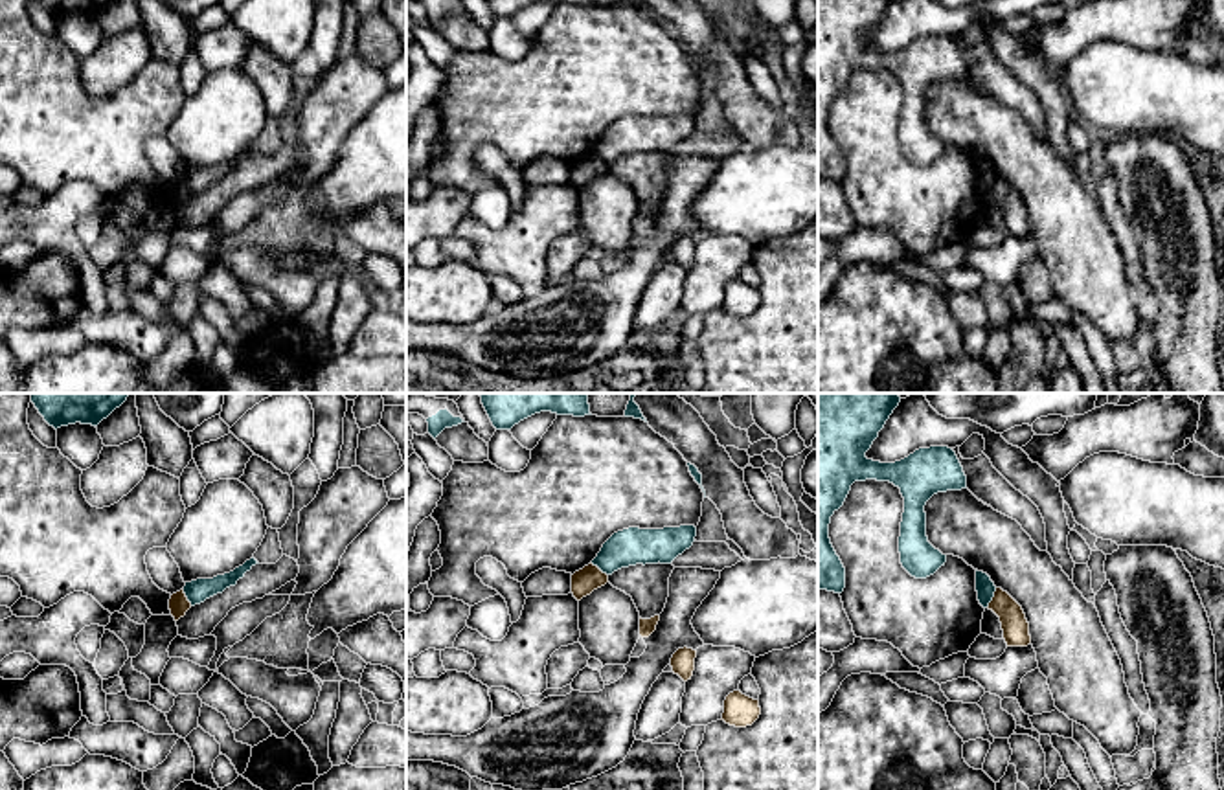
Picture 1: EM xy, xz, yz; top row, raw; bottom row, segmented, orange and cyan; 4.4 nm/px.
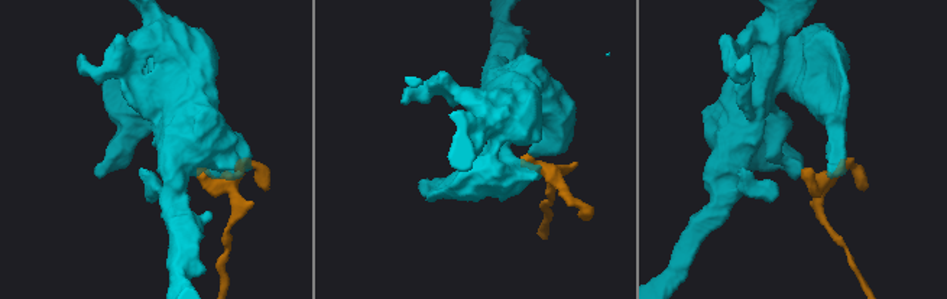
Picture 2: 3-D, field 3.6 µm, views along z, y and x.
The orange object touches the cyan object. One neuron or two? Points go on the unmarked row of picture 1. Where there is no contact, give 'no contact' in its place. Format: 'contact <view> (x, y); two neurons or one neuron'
contact yz (993, 186); two neurons

